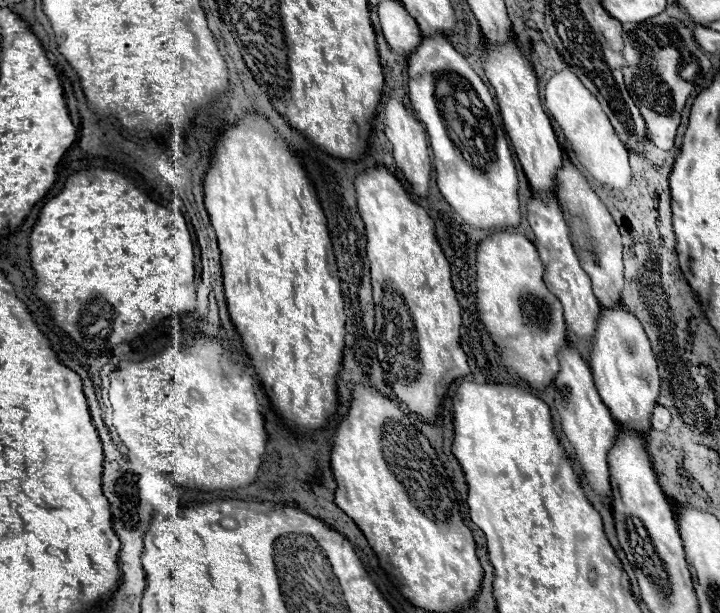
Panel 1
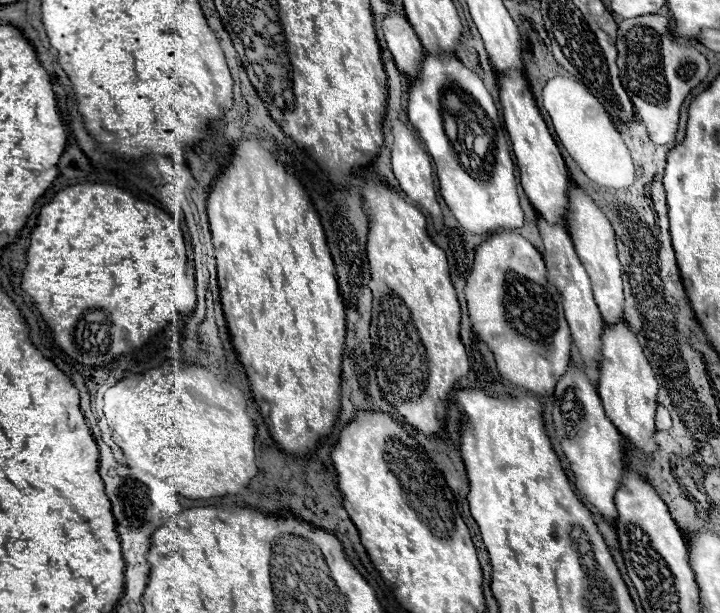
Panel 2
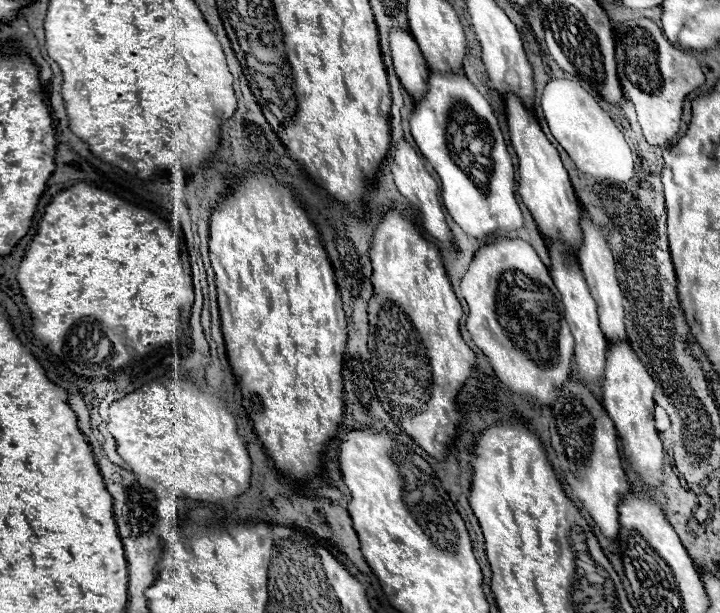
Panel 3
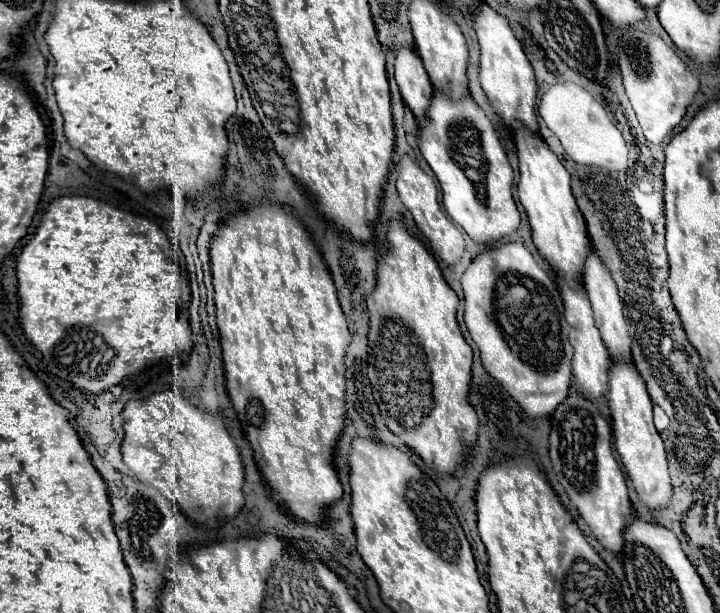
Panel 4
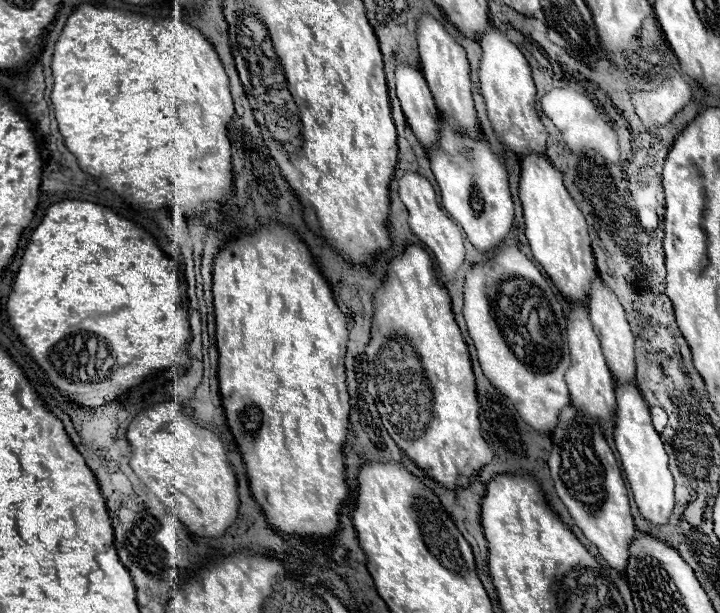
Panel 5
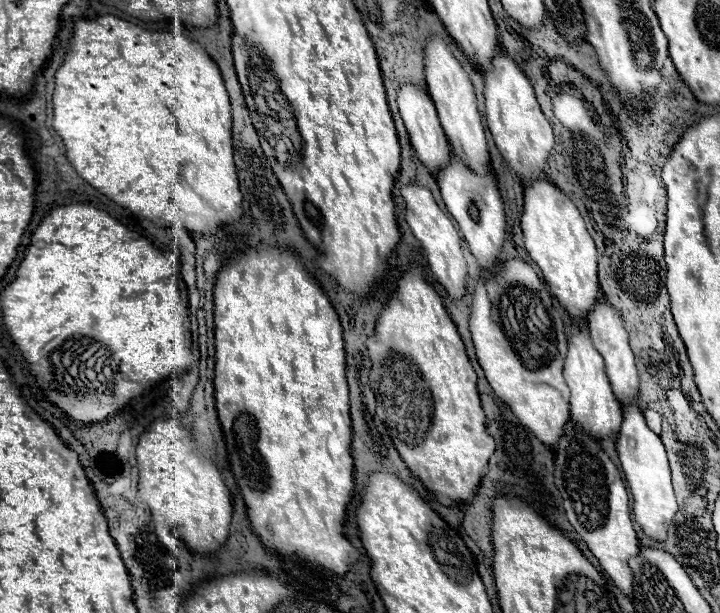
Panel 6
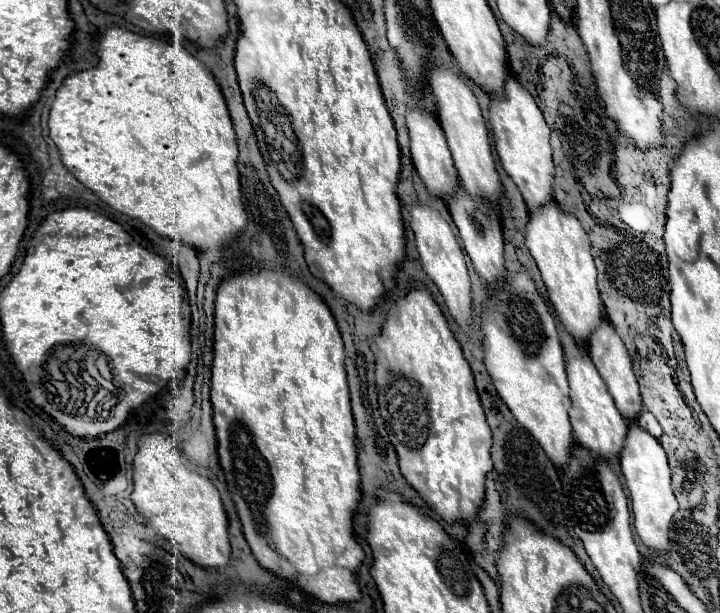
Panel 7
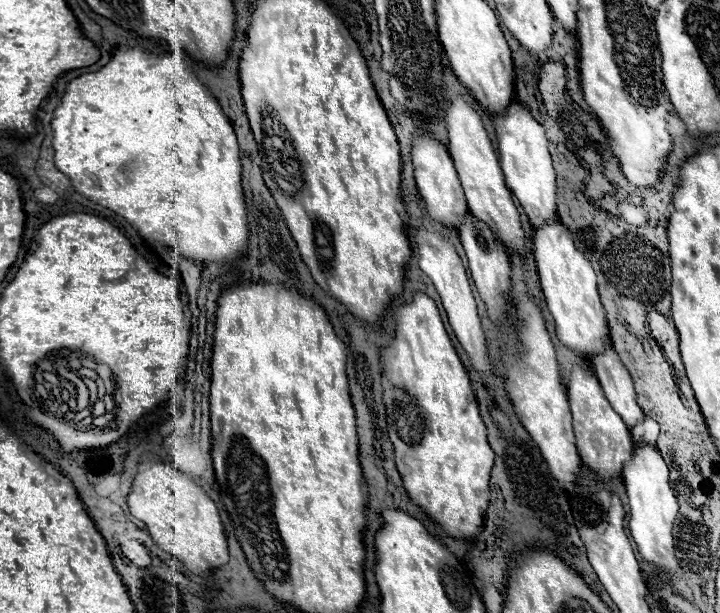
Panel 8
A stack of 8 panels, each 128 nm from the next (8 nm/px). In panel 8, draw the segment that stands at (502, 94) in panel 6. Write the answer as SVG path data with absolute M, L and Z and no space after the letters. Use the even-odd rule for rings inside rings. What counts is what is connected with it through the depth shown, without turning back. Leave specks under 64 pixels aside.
M512 102L506 114L496 114L492 120L498 134L500 164L506 176L506 186L518 198L520 206L530 218L530 224L534 228L540 228L546 222L556 220L556 172L548 154L548 140L544 136L544 128L530 116L530 112L520 102Z

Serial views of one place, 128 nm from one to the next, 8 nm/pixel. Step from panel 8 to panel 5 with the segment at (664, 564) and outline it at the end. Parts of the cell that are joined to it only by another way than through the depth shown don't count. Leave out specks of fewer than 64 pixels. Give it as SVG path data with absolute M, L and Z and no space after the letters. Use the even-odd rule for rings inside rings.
M616 384L616 402L618 408L614 440L636 506L644 520L648 520L654 526L664 526L668 524L668 518L674 510L674 480L668 470L668 456L664 452L664 444L660 442L660 436L650 422L650 410L644 404L636 384Z

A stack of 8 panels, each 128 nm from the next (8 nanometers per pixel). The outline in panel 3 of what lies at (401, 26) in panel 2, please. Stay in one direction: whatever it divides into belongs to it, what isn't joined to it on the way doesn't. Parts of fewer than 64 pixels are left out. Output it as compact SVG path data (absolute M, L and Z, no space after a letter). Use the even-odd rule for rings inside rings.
M392 30L390 32L390 50L394 58L394 68L400 78L400 84L406 88L406 92L418 102L420 96L428 92L428 64L410 36L410 32L404 30Z

